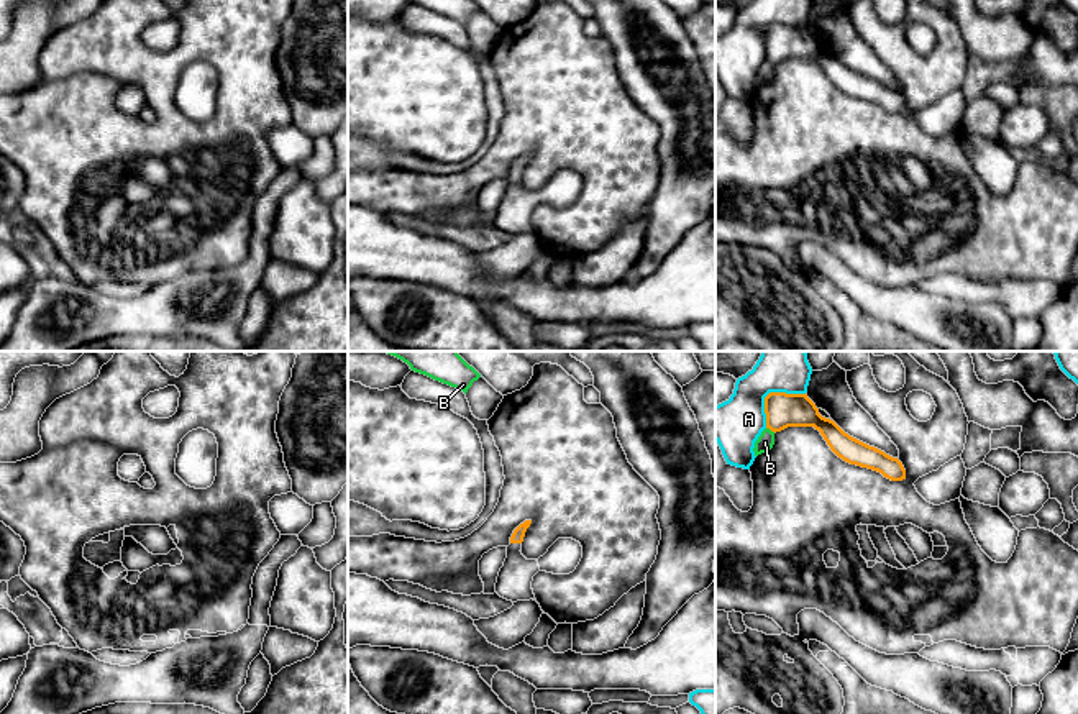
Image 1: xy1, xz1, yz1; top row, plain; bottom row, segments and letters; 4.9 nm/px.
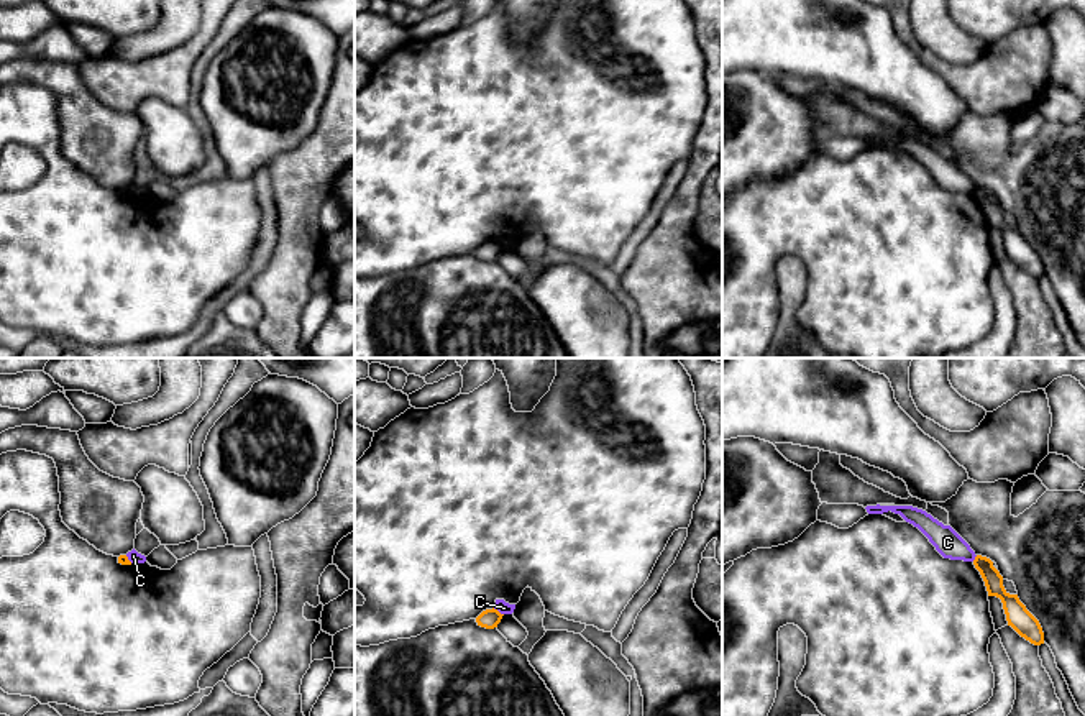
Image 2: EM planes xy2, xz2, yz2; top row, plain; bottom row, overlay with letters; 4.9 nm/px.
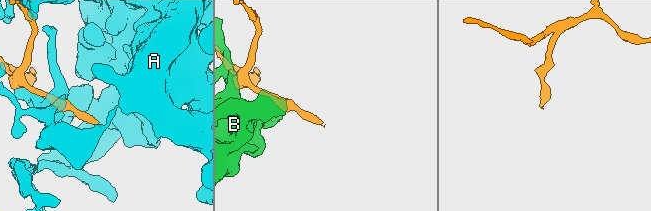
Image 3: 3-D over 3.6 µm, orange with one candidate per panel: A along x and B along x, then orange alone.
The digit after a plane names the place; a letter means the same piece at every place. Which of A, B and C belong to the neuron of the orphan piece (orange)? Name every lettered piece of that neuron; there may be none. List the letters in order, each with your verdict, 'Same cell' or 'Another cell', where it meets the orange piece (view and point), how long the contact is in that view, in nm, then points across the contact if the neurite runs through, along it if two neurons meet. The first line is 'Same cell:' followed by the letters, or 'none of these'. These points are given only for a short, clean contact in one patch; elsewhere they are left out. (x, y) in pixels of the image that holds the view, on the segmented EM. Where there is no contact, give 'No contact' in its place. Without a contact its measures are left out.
Same cell: none of these
A: Another cell. Touches orange at yz1 (770, 393). Shared border 260 nm
B: Another cell. Touches orange at yz1 (771, 430). Shared border 50 nm. Boundary: yz1 (767, 427), (775, 432)
C: Another cell. Touches orange at xz2 (496, 610). Shared border 70 nm. Boundary: xz2 (493, 608), (503, 615)

